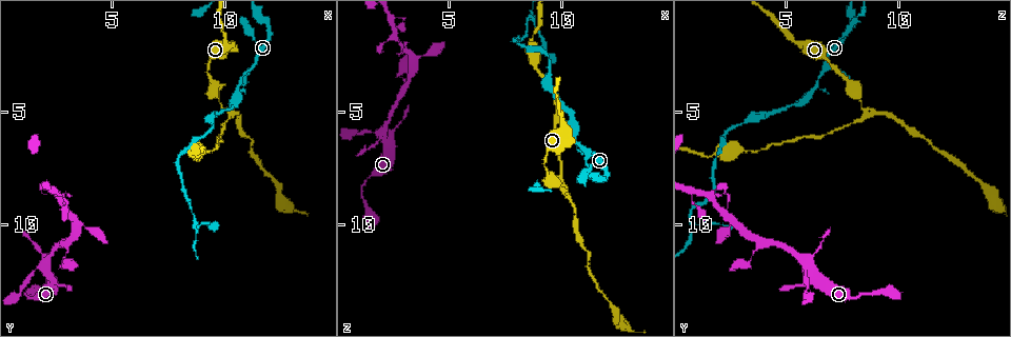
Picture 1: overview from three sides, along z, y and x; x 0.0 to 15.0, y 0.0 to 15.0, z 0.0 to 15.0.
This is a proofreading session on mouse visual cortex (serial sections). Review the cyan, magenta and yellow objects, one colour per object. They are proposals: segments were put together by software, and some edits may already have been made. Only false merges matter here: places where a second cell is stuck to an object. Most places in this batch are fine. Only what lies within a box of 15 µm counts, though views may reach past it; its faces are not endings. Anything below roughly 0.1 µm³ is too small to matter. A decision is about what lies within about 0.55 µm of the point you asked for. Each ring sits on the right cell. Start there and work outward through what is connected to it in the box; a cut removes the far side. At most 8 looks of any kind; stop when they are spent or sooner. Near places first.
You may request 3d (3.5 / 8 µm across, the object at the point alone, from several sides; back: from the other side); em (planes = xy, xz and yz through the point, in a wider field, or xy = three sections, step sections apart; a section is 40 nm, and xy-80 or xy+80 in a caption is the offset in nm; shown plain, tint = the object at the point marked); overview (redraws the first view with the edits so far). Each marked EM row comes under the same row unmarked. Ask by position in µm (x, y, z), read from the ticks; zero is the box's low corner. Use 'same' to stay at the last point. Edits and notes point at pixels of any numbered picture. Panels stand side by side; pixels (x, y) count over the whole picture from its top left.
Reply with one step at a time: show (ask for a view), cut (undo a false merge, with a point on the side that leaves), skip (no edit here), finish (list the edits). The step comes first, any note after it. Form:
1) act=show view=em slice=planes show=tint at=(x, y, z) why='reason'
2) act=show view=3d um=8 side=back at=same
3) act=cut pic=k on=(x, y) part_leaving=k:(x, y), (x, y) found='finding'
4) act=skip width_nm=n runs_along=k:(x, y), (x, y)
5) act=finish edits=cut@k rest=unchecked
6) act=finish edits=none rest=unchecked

act=show view=3d um=8 at=(10.2, 1.8, 5.3) why='a narrow waist'

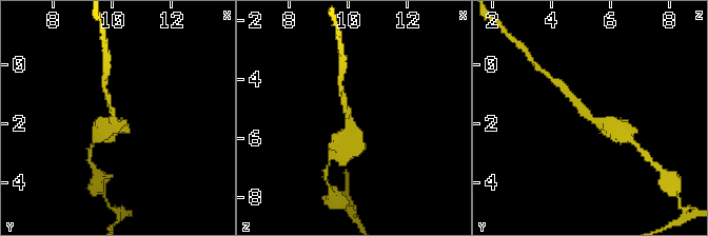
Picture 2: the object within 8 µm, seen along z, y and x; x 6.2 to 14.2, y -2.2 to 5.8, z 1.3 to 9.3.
act=show view=3d um=3.5 at=(10.0, 1.9, 5.3) why='closer look'

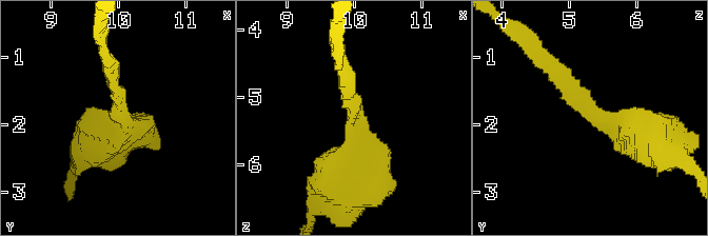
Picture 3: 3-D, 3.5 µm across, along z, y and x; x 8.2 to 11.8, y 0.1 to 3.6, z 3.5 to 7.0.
act=show view=em slice=xy step=5 show=tint at=(10.15, 1.85, 5.30)

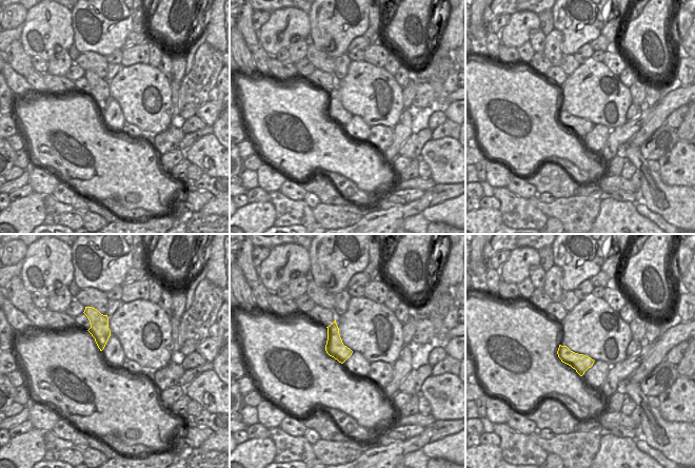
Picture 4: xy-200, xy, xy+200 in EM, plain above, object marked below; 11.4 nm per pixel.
act=skip width_nm=220 runs_along=3:(644, 137), (592, 117), (547, 62) found='all the same cell'

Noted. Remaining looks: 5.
act=show view=3d um=8 at=(9.4, 3.6, 7.7) why='thick turns thin'

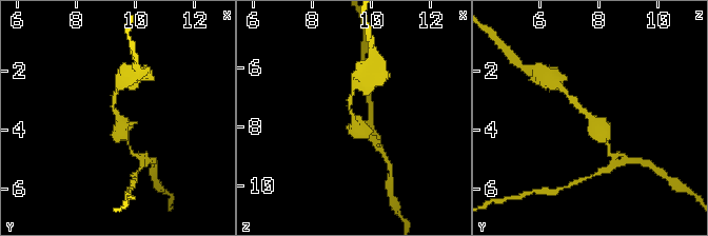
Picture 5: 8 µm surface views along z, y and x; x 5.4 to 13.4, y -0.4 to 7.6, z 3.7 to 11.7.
act=show view=3d um=3.5 at=(9.4, 3.5, 7.6)

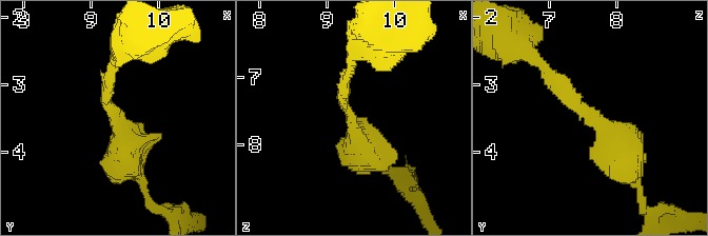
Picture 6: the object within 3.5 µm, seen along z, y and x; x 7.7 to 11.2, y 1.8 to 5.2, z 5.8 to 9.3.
act=show view=em slice=planes show=tint at=(9.40, 3.45, 7.65) arm_widths_nm=200,500 why='now the EM'

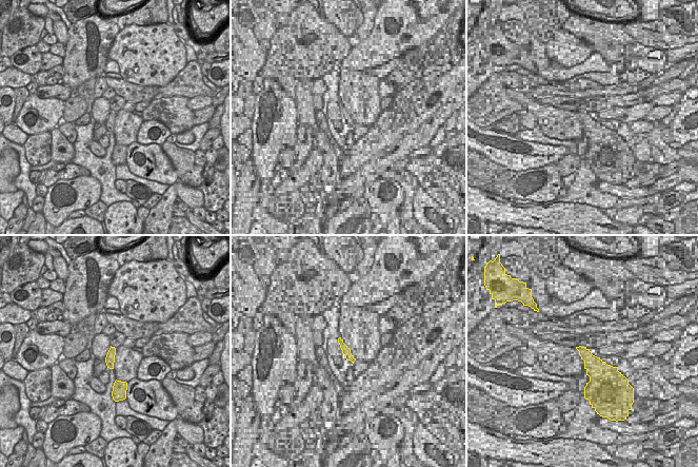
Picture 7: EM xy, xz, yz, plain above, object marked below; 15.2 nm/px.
act=skip width_nm=160 runs_along=6:(545, 67), (634, 171) found='one cell here'

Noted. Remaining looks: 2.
act=show view=em slice=planes show=tint at=(10.2, 5.1, 8.4)

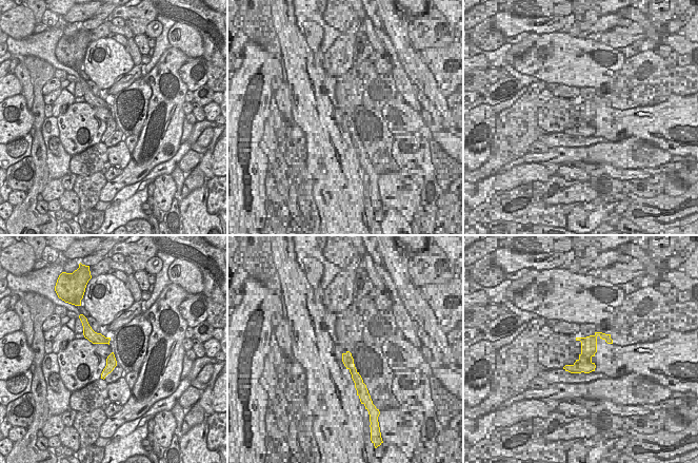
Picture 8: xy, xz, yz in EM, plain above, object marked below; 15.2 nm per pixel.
act=show view=3d um=3.5 at=same

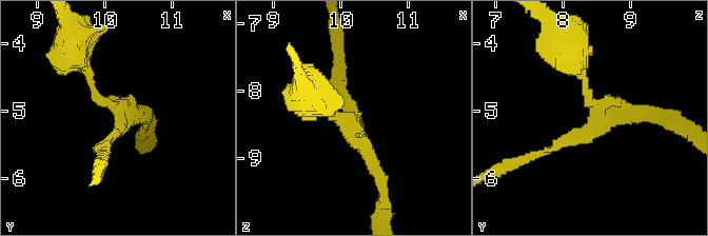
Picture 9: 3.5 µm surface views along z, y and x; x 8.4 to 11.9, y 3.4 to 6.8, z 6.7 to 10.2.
act=skip runs_along=9:(318, 109), (357, 124), (382, 181) found='one cell here'

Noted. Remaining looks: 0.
act=finish edits=none rest=unchecked

